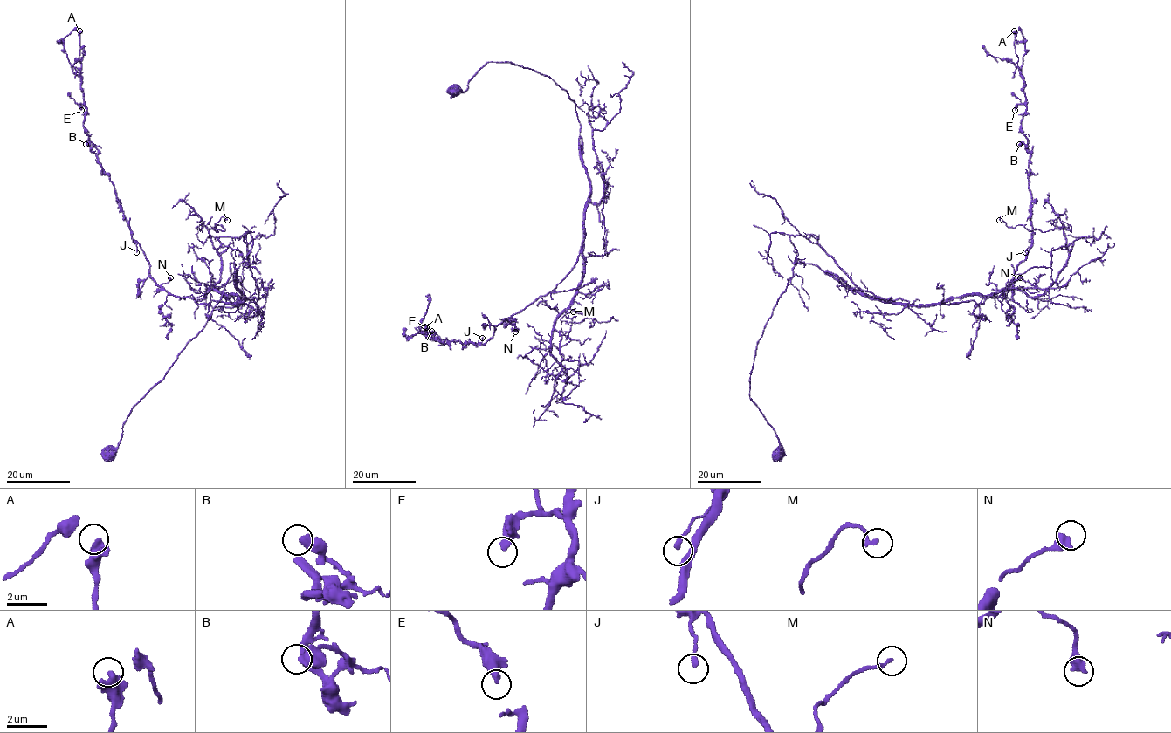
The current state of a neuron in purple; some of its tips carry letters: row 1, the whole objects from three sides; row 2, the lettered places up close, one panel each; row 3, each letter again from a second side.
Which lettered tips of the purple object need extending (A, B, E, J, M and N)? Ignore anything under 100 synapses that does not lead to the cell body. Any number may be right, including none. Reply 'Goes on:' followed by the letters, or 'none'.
Goes on: none

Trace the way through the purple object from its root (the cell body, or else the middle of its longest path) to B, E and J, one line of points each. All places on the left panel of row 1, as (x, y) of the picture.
B: (108, 452), (205, 325), (230, 263), (244, 296), (206, 304), (161, 289), (86, 144)
E: (108, 452), (205, 325), (230, 263), (244, 296), (196, 304), (156, 283), (81, 110)
J: (108, 452), (205, 325), (230, 263), (244, 298), (175, 297), (151, 276), (138, 243), (136, 252)

